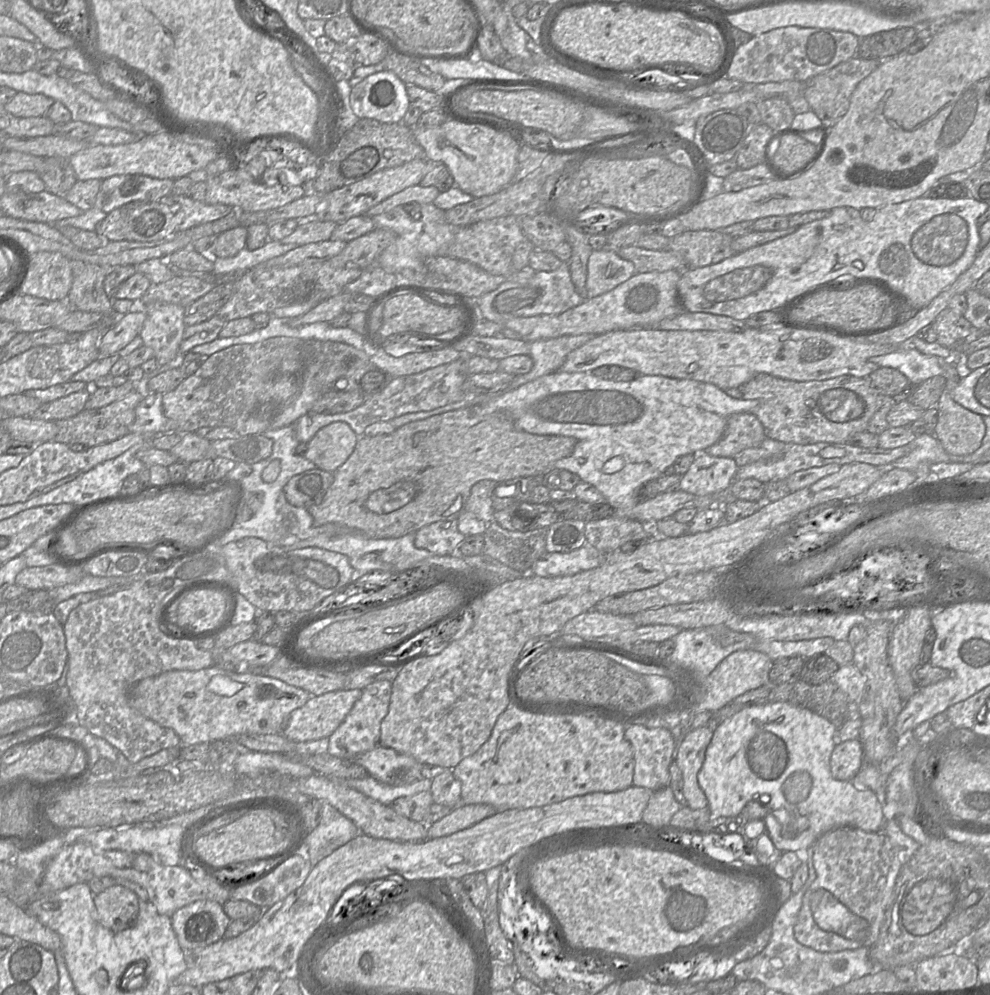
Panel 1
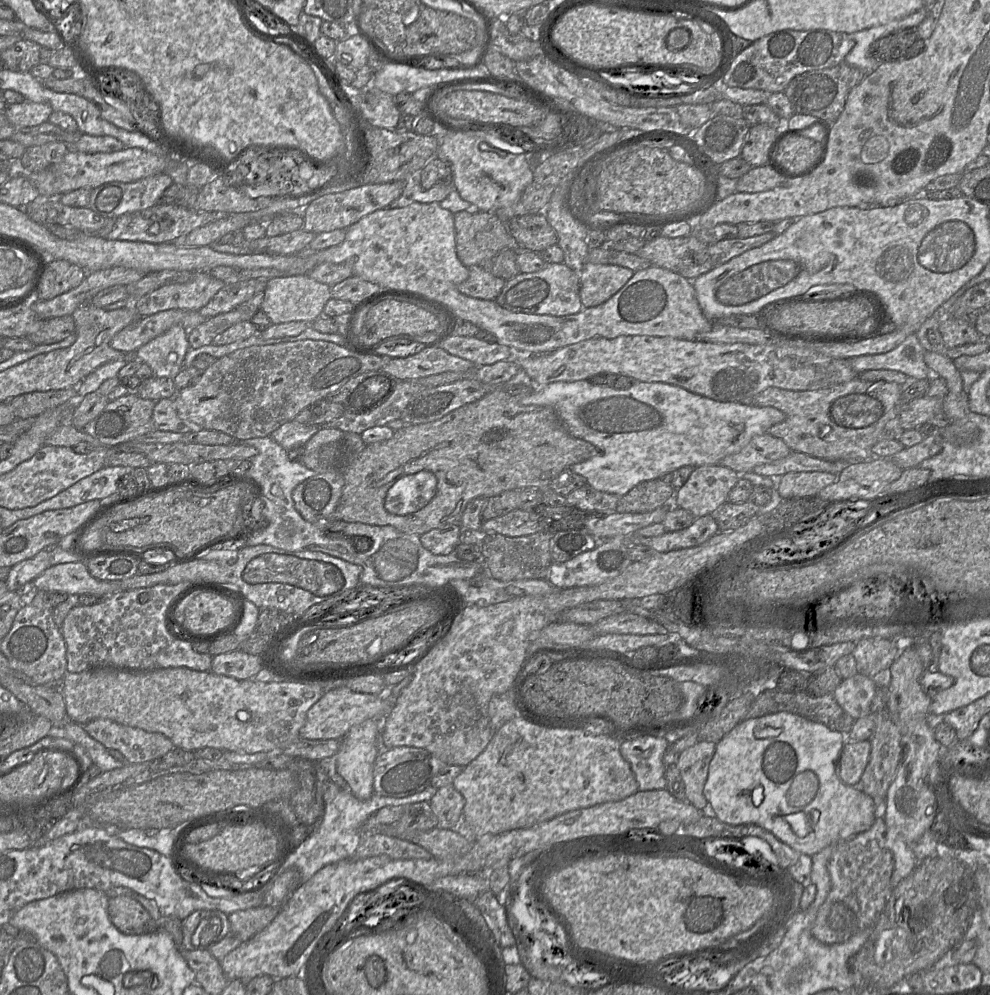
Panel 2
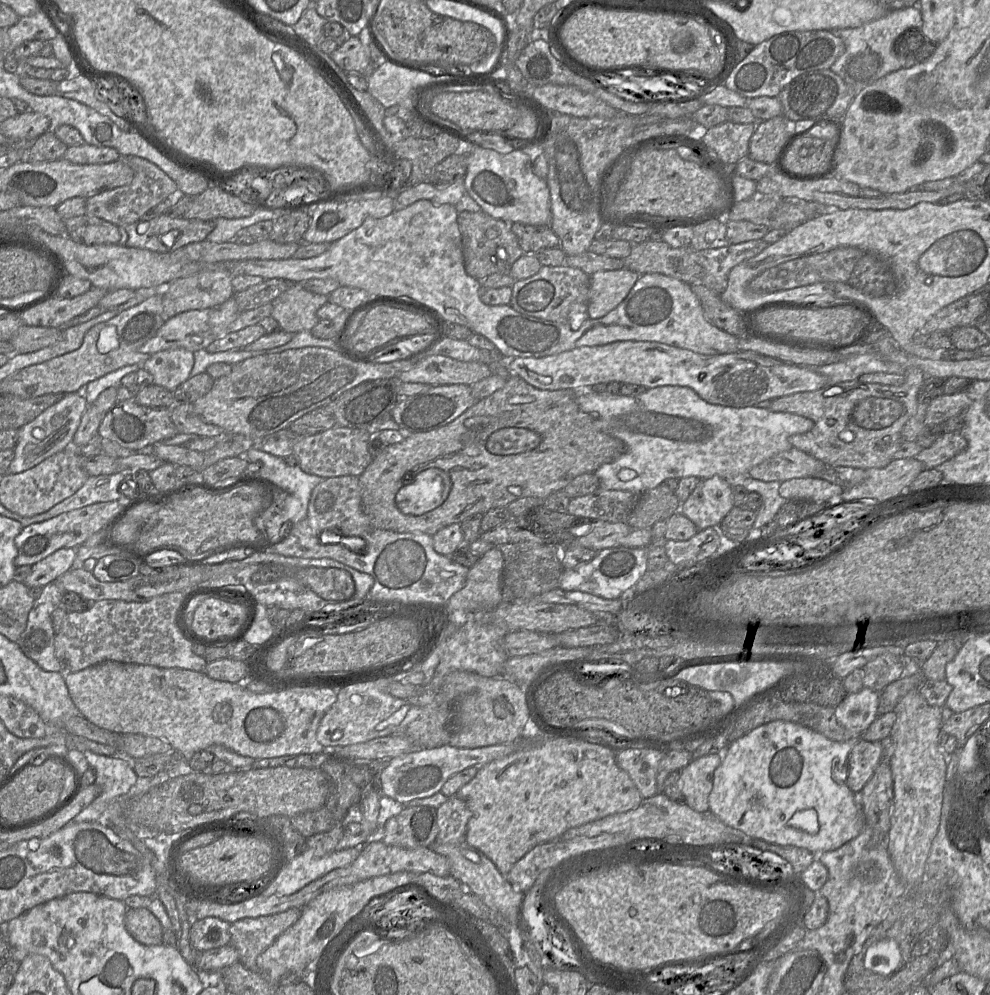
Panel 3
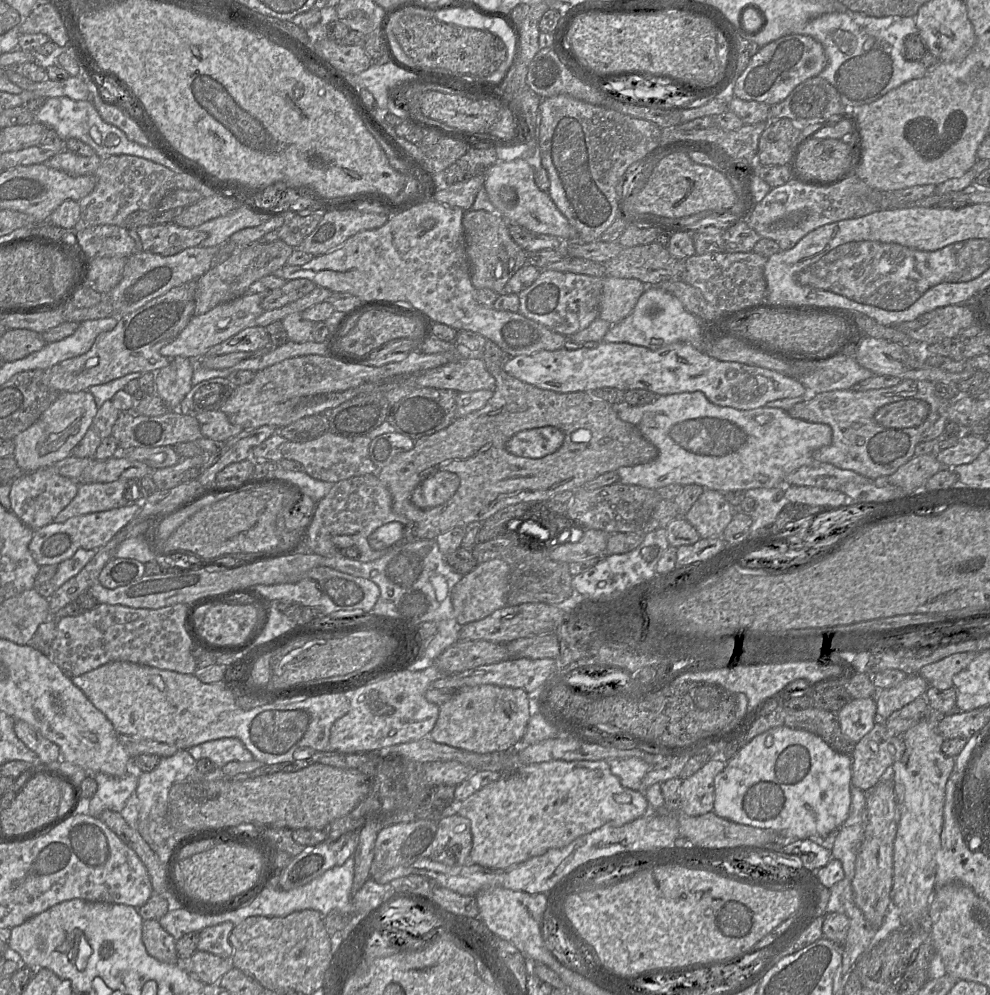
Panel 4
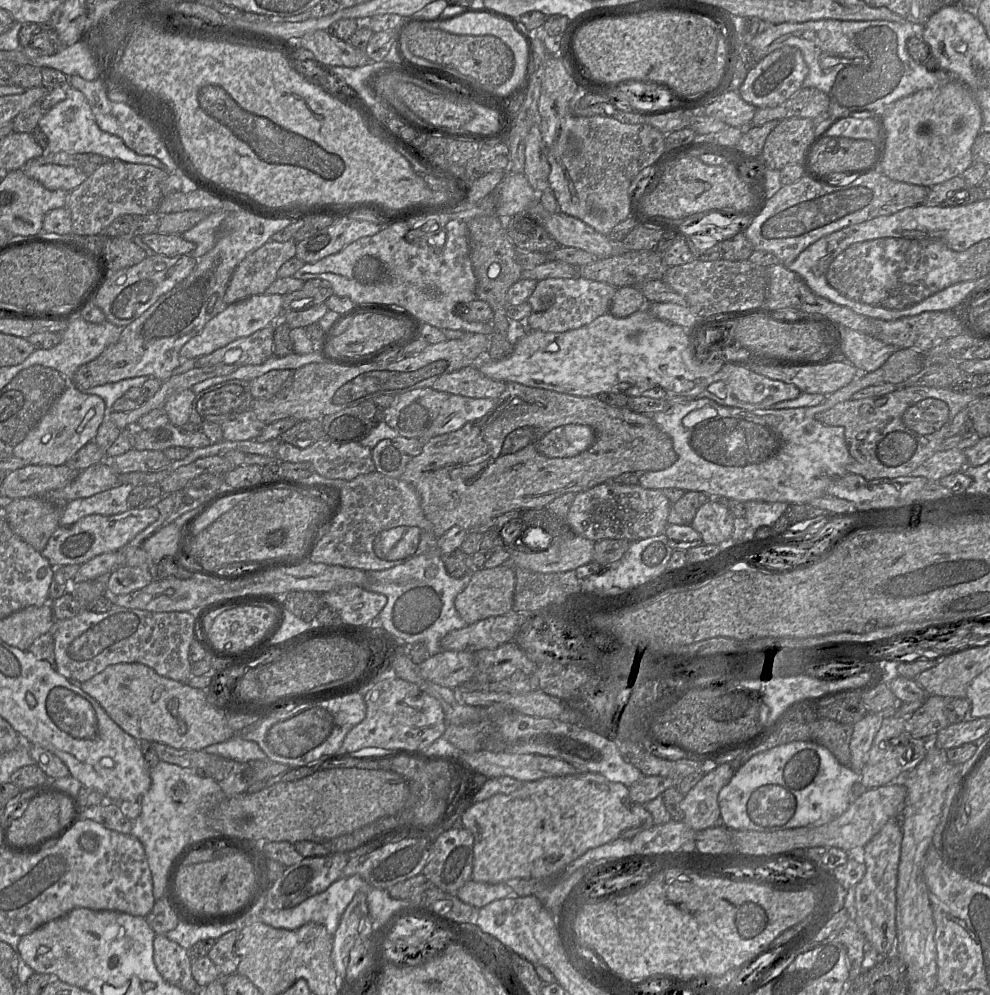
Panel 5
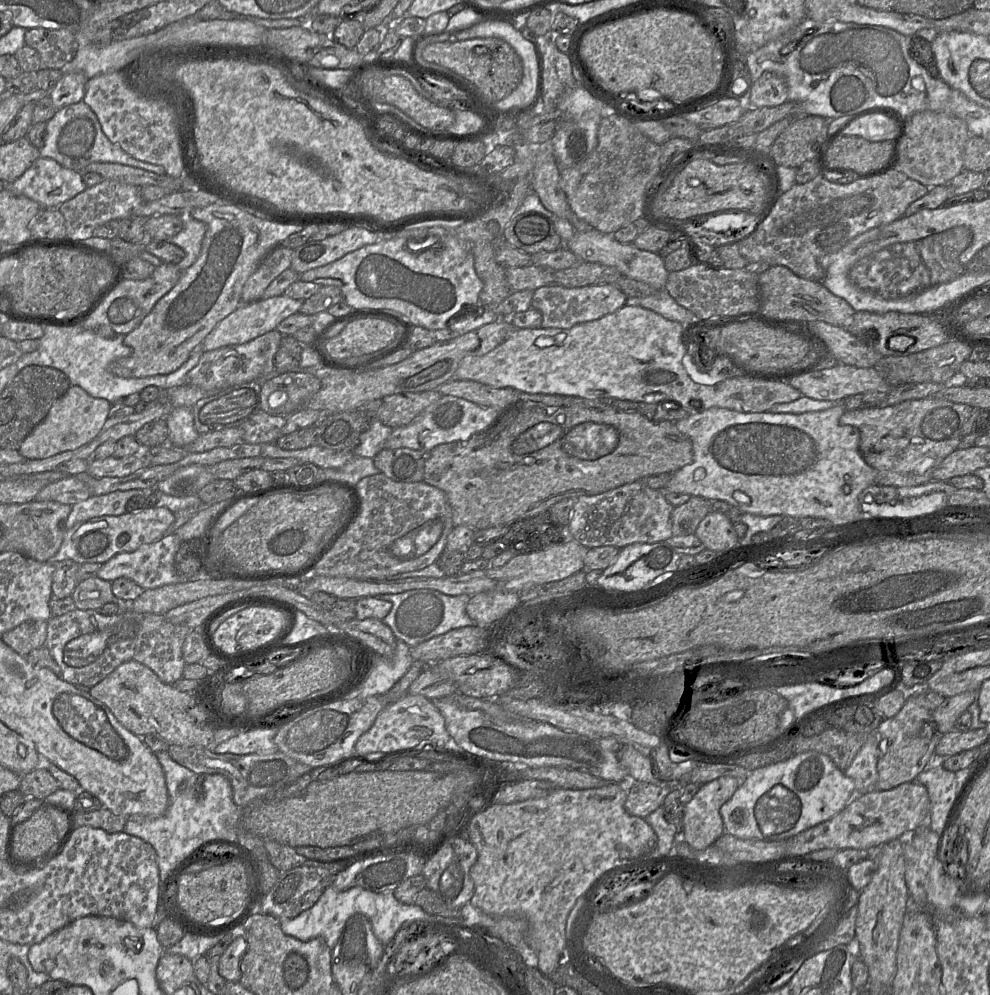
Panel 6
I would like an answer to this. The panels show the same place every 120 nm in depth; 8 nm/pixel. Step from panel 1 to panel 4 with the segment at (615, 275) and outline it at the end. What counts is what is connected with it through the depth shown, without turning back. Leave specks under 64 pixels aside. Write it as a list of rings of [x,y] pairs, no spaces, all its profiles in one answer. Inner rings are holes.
[[[605,276],[598,318],[620,322],[634,309],[647,285],[635,278]]]

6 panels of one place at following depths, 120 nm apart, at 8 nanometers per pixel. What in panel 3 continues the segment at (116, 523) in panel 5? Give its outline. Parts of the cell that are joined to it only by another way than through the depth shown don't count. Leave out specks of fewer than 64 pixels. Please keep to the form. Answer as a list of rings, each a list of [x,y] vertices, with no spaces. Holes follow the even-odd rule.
[[[122,494],[115,501],[94,503],[76,510],[64,512],[43,522],[33,523],[23,527],[15,538],[17,556],[16,568],[24,565],[34,565],[60,548],[73,548],[82,545],[93,534],[102,530],[103,538],[112,526],[133,507],[133,499]]]

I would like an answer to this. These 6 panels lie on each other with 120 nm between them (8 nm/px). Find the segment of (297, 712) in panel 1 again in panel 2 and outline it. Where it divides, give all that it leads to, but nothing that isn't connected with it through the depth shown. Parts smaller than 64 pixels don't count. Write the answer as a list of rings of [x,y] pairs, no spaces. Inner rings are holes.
[[[339,687],[325,691],[324,695],[309,709],[300,737],[307,739],[341,740],[351,727],[367,719],[384,721],[392,711],[392,702],[385,701],[382,695],[352,691]]]

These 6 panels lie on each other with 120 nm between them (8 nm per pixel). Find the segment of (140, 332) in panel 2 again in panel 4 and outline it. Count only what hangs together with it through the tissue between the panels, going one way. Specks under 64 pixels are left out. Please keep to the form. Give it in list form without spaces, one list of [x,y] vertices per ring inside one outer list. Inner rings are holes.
[[[246,293],[229,302],[217,305],[206,313],[193,315],[186,327],[169,344],[160,349],[160,354],[168,359],[182,356],[194,362],[204,357],[213,346],[231,338],[241,330],[254,326],[255,320],[263,313],[262,296],[256,293]]]

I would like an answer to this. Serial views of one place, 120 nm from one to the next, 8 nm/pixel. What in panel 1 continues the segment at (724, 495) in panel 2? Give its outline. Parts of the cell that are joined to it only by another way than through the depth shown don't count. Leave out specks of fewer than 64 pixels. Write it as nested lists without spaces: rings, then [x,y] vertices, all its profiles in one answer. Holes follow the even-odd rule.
[[[706,452],[694,455],[689,470],[681,476],[678,489],[698,496],[728,493],[738,470],[735,460]]]

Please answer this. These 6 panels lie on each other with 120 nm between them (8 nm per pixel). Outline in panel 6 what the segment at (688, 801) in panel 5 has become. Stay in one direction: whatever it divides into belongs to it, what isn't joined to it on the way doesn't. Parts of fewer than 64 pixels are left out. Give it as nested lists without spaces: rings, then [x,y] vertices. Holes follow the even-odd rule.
[[[729,776],[700,785],[691,801],[683,806],[681,839],[695,850],[713,845],[725,833],[721,806],[738,787],[739,781]]]

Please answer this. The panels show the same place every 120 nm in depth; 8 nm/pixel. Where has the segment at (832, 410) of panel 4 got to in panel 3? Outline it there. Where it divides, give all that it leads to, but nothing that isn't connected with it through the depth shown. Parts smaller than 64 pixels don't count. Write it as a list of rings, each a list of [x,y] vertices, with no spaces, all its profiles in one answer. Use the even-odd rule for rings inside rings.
[[[908,368],[905,380],[901,386],[860,383],[857,380],[828,384],[815,391],[776,398],[769,409],[811,419],[814,427],[806,433],[792,435],[790,443],[826,465],[865,470],[883,468],[894,459],[901,441],[905,441],[902,440],[902,429],[916,414],[918,392],[925,374],[918,368]]]

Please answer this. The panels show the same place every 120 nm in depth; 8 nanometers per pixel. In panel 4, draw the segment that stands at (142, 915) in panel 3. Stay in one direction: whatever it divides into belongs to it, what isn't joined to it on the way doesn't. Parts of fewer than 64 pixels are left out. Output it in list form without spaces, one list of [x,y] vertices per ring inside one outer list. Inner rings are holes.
[[[143,921],[142,940],[148,954],[156,960],[168,964],[179,963],[176,940],[160,925],[159,921]]]

